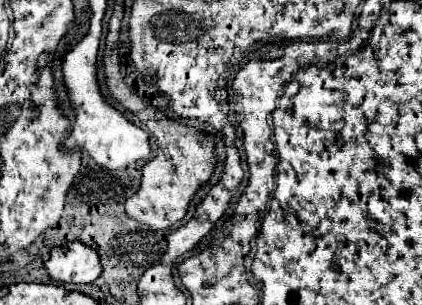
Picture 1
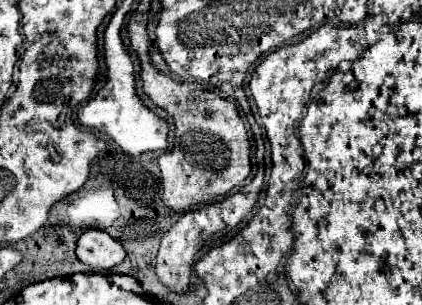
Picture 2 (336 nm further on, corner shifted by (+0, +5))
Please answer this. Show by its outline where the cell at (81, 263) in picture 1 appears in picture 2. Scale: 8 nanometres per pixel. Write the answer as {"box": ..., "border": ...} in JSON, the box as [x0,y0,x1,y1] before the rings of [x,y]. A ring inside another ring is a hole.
{"box":[76,229,126,271],"border":[[[86,229],[76,243],[76,257],[94,271],[106,271],[122,263],[126,253],[118,241],[98,229]]]}

